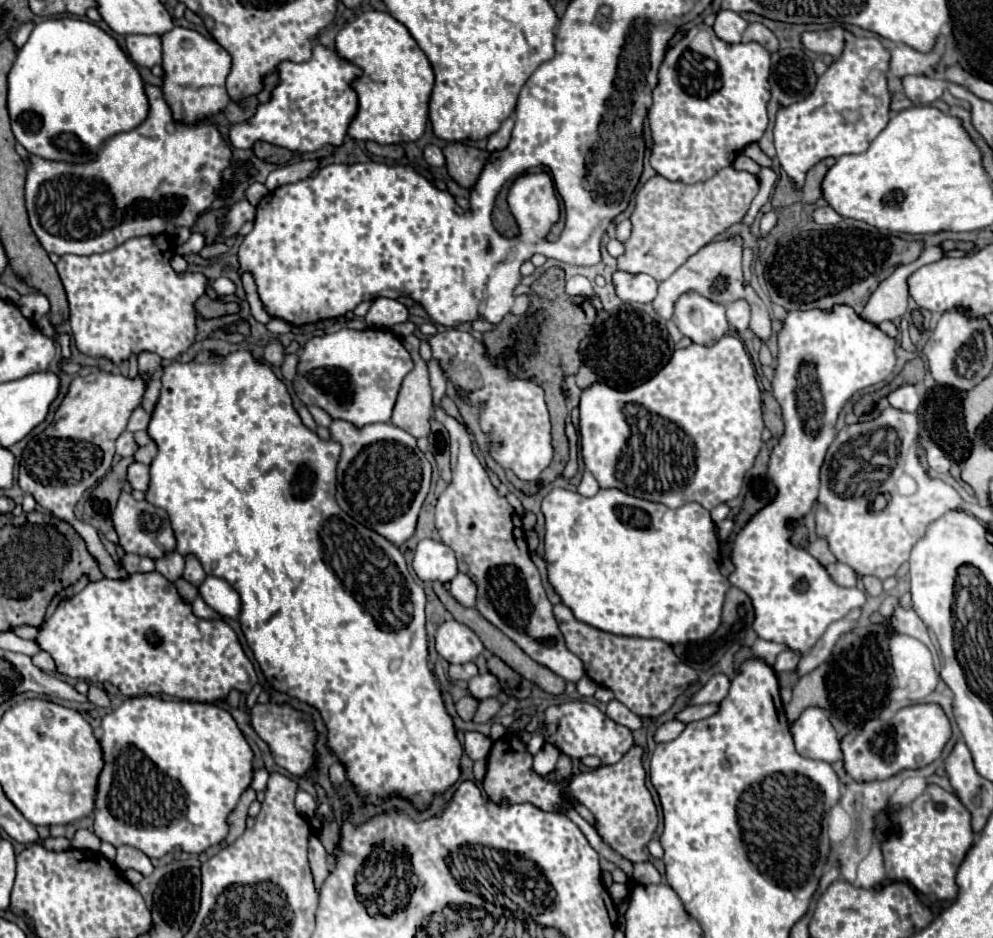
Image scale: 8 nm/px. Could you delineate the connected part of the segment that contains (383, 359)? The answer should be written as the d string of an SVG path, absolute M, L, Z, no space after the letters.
M340 329L332 335L322 335L310 339L298 363L298 373L294 379L294 391L306 405L316 405L324 409L332 419L342 419L352 423L354 427L364 427L372 423L390 423L392 409L396 403L396 395L400 391L402 379L414 367L410 353L404 349L402 341L388 329Z

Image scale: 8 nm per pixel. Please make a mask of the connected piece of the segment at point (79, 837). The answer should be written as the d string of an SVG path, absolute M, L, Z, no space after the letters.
M80 829L78 833L76 833L76 837L72 839L72 843L74 843L74 847L76 849L88 849L88 851L98 851L100 849L100 839L92 833L92 831L84 831L84 829Z

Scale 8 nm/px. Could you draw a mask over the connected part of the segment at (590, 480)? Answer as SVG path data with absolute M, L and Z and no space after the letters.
M586 471L584 477L582 477L582 483L578 485L578 493L584 495L584 497L594 497L594 495L598 493L598 489L600 489L600 487L598 487L598 481Z

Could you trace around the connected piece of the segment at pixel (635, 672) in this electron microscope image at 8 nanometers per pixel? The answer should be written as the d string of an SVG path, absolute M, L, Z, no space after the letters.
M562 603L554 605L554 615L558 619L568 649L582 659L586 675L594 683L612 689L616 699L638 717L658 717L666 713L674 705L678 695L682 695L690 685L698 683L698 671L686 665L674 653L672 645L664 641L604 633L596 627L580 623L574 613Z

